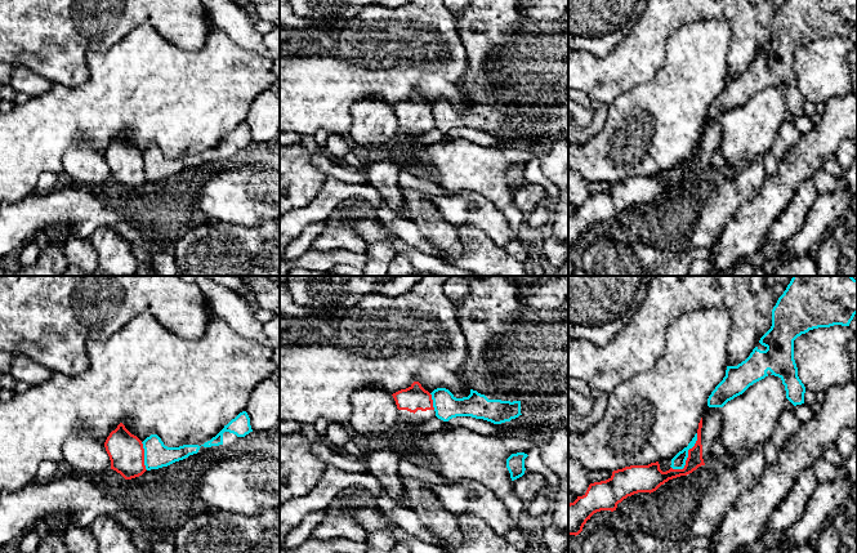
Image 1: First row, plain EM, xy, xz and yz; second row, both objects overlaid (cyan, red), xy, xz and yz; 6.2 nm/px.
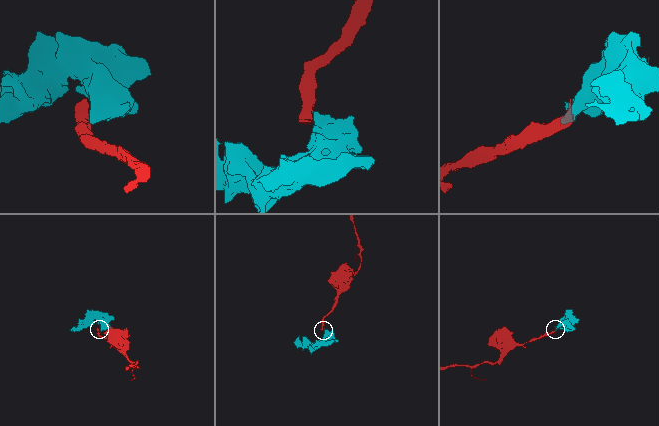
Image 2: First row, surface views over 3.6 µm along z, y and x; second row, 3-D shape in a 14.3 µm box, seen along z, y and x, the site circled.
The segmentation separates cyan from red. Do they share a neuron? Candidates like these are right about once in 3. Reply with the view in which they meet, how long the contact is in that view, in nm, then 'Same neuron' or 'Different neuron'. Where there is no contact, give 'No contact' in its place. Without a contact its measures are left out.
Touches cyan in yz. Shared border 280 nm. Different neuron

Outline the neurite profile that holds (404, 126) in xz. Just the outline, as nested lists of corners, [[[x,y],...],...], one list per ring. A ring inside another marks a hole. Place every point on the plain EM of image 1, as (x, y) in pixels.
[[[414,93],[409,99],[401,101],[392,107],[401,133],[419,137],[436,128],[432,106],[419,93]]]

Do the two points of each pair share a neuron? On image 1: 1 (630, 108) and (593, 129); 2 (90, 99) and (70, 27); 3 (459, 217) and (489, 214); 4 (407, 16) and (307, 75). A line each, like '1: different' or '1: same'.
1: different
2: different
3: same
4: same

